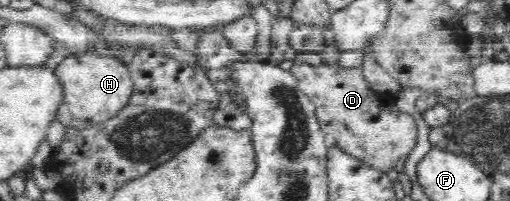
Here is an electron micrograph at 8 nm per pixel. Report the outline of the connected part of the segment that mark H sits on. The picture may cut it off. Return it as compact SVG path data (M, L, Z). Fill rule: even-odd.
M72 54L56 68L64 84L65 101L58 109L58 121L68 130L90 130L112 120L129 105L134 94L130 71L119 60L108 54Z

